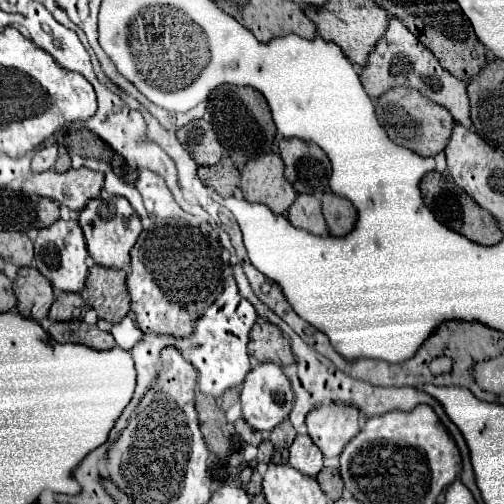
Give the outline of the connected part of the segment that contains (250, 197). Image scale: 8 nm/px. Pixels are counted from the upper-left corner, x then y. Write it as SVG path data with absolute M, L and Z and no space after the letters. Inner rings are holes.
M275 153L247 161L241 171L241 191L249 203L263 203L273 213L285 213L295 201L295 189L283 177L283 159Z

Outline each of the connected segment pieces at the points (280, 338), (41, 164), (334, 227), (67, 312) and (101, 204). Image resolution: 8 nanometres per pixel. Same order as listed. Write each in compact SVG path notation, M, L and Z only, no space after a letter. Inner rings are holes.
M267 321L253 325L247 347L249 347L249 355L255 357L259 363L271 361L285 367L295 361L289 339L279 331L279 327Z
M57 145L43 147L43 149L39 149L39 151L33 155L31 171L33 171L33 173L41 173L41 171L51 169L51 167L55 165L55 159L57 159Z
M325 193L323 195L323 217L327 221L329 233L333 237L343 237L353 229L357 221L357 211L349 199L343 199L335 193Z
M57 293L55 303L49 309L49 319L53 321L69 321L73 319L75 311L85 305L85 299L79 293Z
M115 197L91 199L83 207L83 211L79 211L79 225L87 239L89 255L99 265L121 269L129 263L129 251L133 249L141 233L141 221L139 221L139 215L135 215L135 209L131 207L131 203L127 203L127 199L115 199Z

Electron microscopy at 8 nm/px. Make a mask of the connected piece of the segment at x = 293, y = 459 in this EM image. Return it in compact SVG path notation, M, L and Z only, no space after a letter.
M297 435L289 447L289 463L303 475L315 477L323 469L323 453L309 435Z

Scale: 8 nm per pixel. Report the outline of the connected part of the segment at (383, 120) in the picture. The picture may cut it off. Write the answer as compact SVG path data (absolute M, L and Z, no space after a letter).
M393 87L391 91L385 91L377 99L375 111L377 111L377 119L379 119L381 127L387 131L387 135L397 145L403 145L403 147L407 147L423 157L433 157L433 155L441 153L445 149L447 139L449 139L451 129L453 129L451 113L443 105L429 101L427 97L423 97L415 89Z

